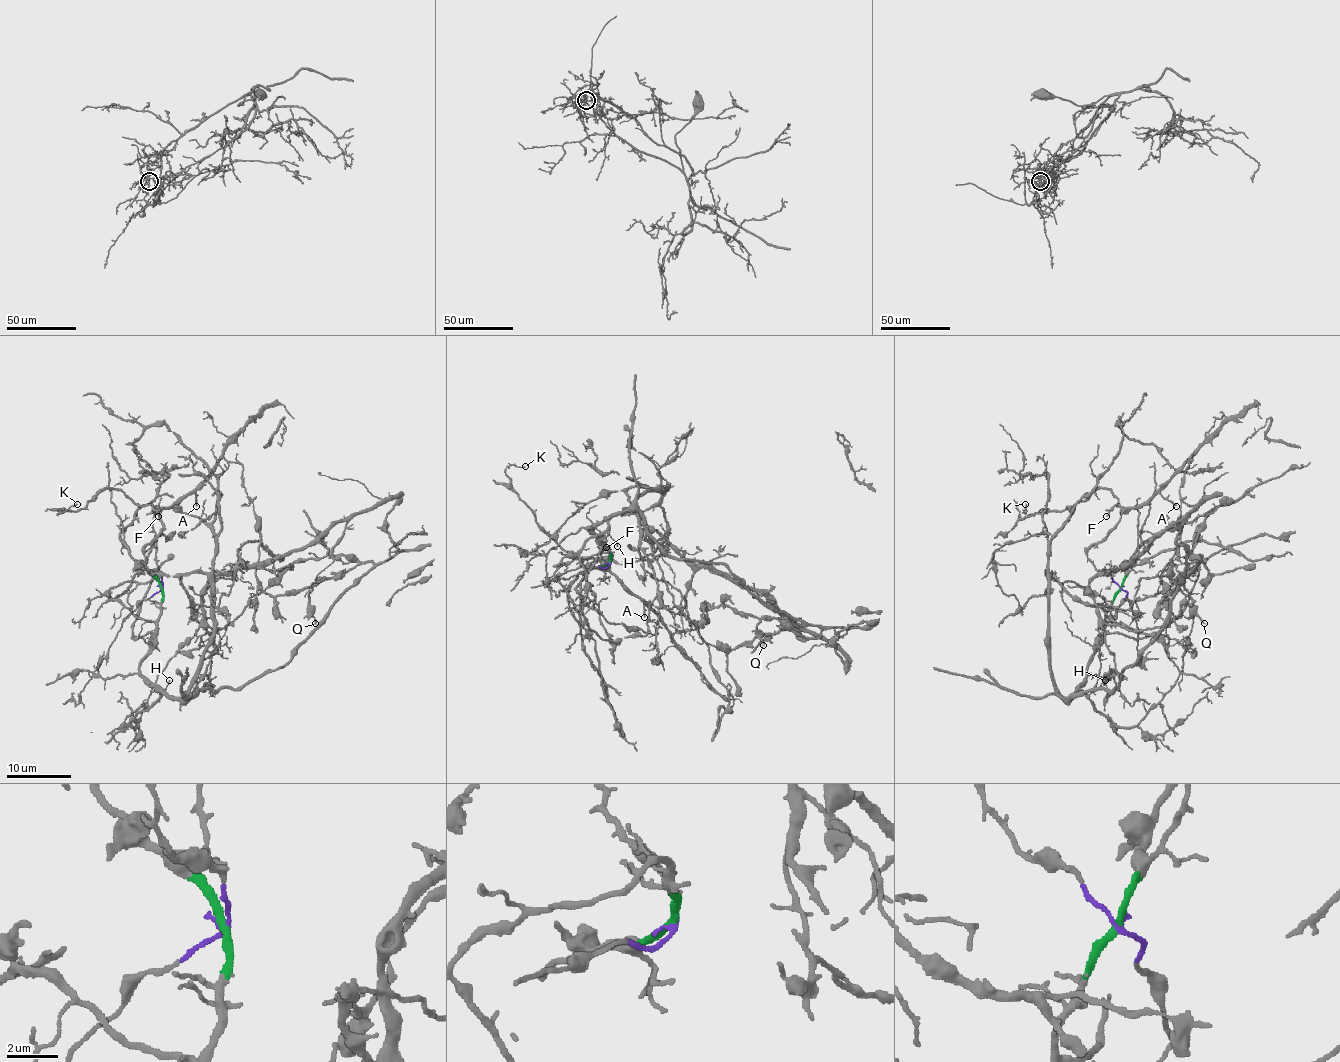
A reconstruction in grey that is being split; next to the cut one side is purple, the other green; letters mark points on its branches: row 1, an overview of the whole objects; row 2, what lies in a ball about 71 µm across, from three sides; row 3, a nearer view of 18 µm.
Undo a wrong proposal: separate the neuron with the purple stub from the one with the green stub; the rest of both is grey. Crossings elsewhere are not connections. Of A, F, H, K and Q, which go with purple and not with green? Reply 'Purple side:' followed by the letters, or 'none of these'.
Purple side: A, F, K

